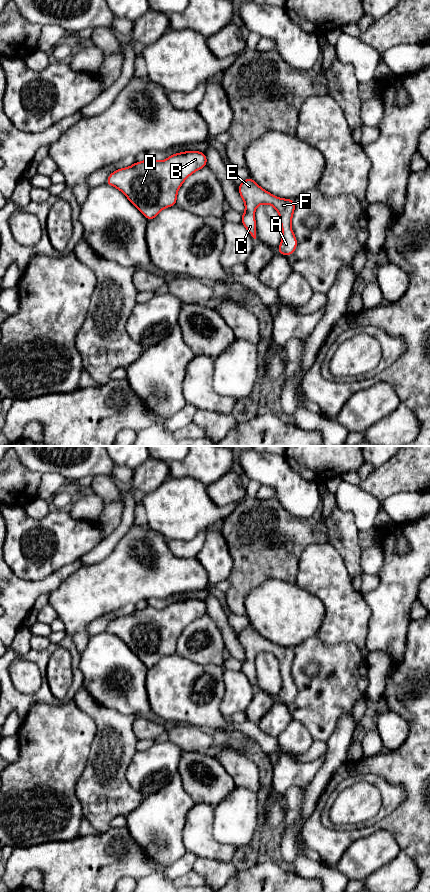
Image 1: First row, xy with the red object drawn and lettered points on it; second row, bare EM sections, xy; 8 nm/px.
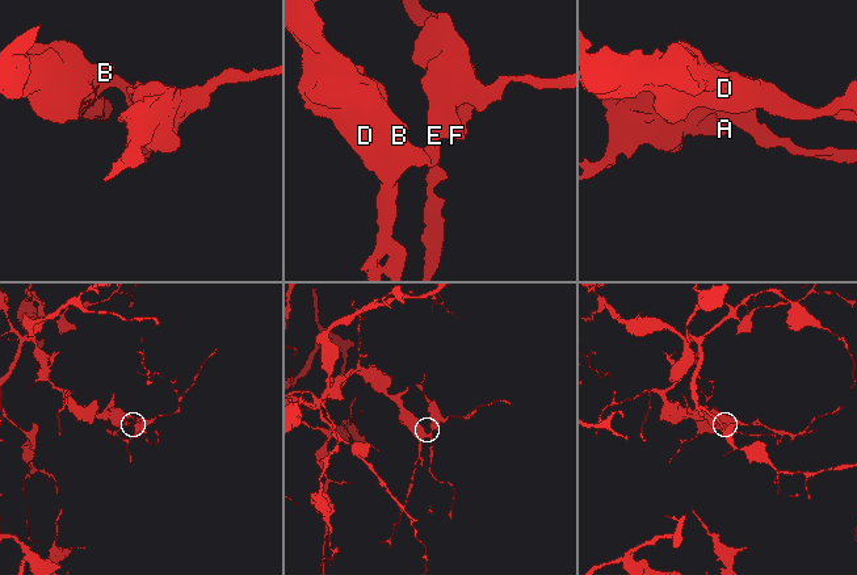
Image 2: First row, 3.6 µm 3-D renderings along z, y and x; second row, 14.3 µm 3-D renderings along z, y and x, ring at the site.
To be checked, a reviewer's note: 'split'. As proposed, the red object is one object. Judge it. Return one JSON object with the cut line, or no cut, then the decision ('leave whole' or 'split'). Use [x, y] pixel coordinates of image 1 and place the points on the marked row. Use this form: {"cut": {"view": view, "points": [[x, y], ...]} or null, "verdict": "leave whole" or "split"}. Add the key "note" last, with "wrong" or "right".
{"cut": null, "verdict": "leave whole", "note": "wrong"}

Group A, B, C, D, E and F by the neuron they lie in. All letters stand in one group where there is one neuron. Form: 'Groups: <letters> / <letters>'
Groups: A B C D E F

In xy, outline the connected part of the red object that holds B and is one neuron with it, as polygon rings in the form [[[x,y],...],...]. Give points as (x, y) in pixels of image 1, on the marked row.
[[[199,151],[176,153],[164,161],[147,158],[143,162],[135,162],[128,168],[112,172],[105,184],[119,189],[147,220],[152,220],[162,209],[176,205],[177,191],[180,186],[192,173],[206,165],[206,155]]]

